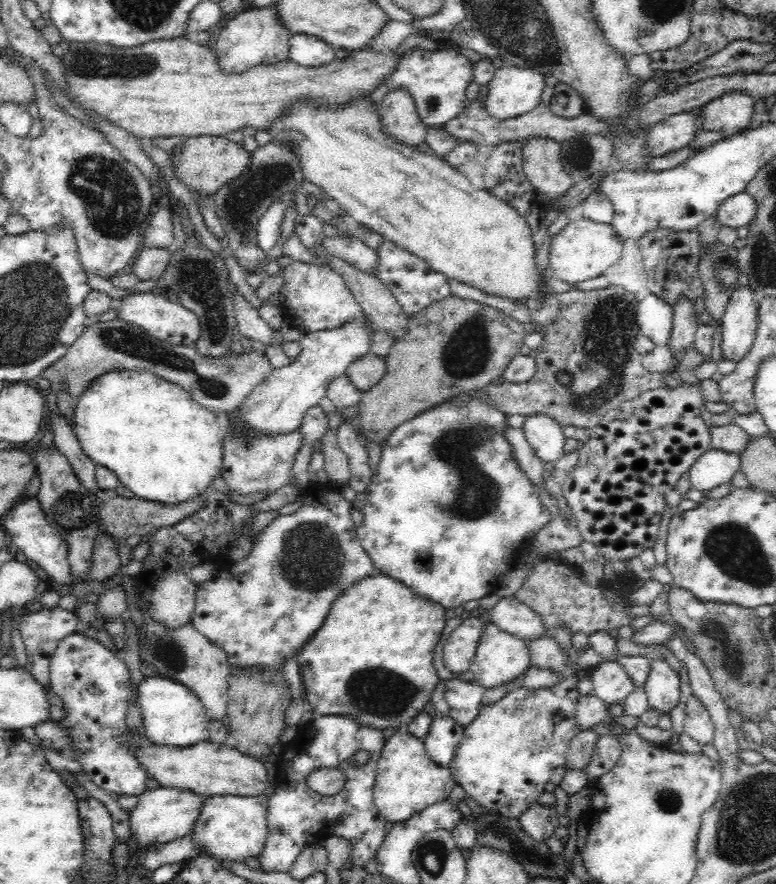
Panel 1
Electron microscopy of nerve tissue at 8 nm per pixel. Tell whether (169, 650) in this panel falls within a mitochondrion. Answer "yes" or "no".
yes

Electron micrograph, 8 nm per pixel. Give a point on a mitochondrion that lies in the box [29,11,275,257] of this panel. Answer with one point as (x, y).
(110, 194)

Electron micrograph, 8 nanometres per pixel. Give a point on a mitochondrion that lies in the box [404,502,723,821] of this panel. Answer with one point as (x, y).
(667, 798)

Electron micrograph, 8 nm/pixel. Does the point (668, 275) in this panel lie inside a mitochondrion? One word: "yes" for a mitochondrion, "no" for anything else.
no

